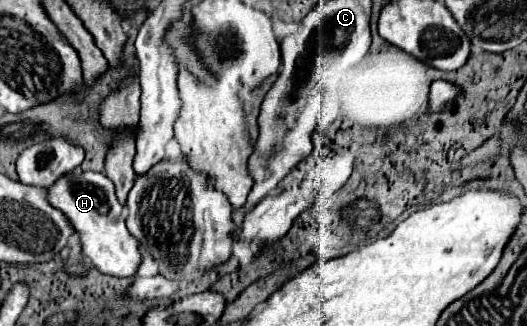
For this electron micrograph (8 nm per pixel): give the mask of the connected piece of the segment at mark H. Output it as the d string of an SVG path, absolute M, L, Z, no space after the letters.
M70 171L46 189L46 197L50 205L62 211L74 227L82 245L82 253L92 263L92 267L106 275L118 277L130 277L136 273L142 259L138 241L126 227L124 207L118 203L114 185L106 175L96 171Z

